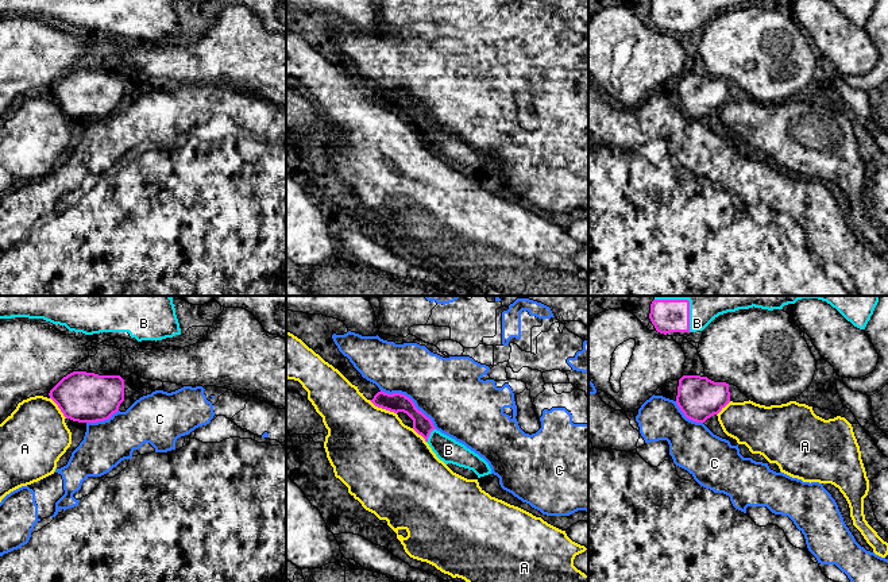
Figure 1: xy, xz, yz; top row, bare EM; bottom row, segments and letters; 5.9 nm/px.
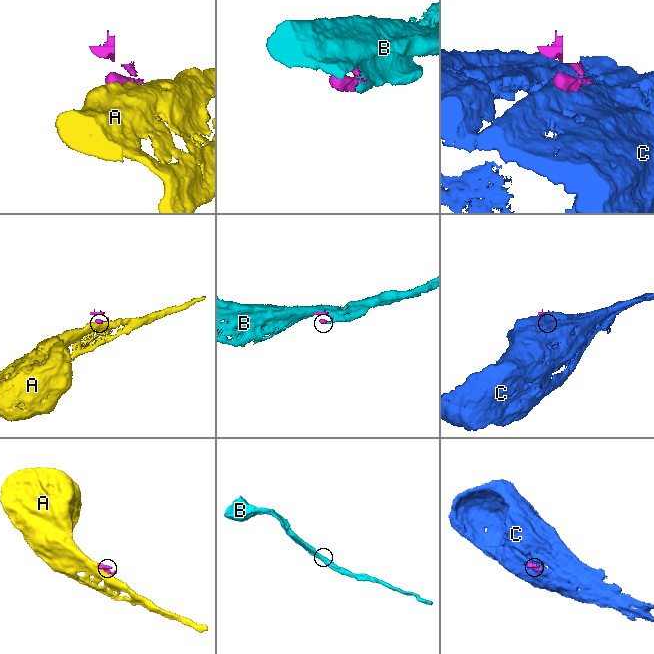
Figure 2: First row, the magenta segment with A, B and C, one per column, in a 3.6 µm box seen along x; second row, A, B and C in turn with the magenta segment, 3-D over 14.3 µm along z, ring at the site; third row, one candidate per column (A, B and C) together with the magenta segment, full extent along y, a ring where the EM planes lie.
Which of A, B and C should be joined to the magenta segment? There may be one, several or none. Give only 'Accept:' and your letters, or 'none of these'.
Accept: none of these

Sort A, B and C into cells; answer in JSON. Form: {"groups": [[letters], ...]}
{"groups": [["A"], ["B"], ["C"]]}

